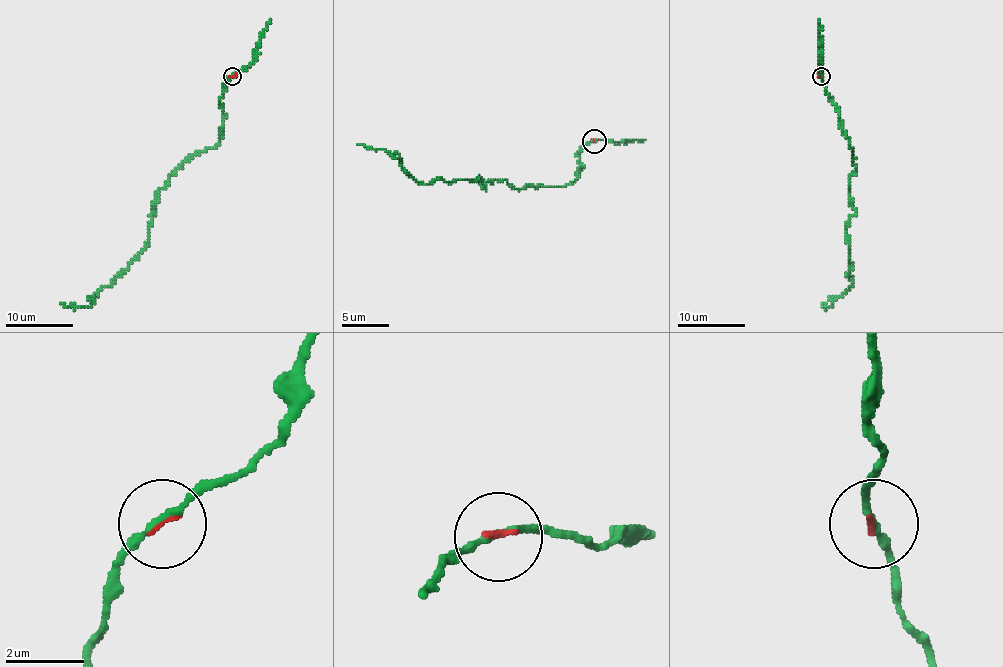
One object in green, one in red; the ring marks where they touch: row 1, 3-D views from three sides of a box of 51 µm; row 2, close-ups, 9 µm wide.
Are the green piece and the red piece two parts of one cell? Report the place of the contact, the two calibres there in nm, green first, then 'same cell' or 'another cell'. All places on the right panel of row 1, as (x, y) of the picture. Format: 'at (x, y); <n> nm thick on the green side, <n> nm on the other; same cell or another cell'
at (821, 76); 170 nm thick on the green side, 80 nm on the other; same cell

